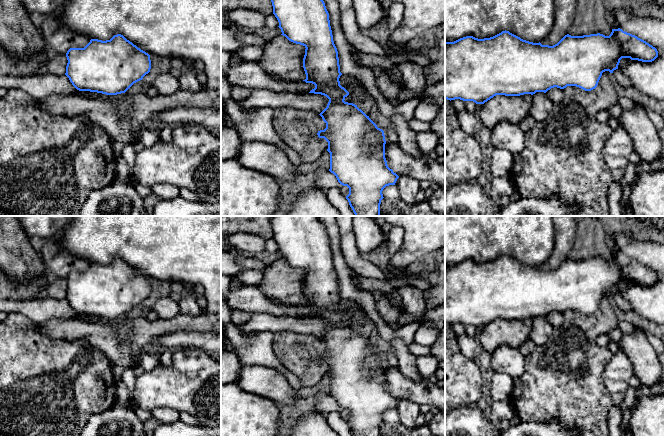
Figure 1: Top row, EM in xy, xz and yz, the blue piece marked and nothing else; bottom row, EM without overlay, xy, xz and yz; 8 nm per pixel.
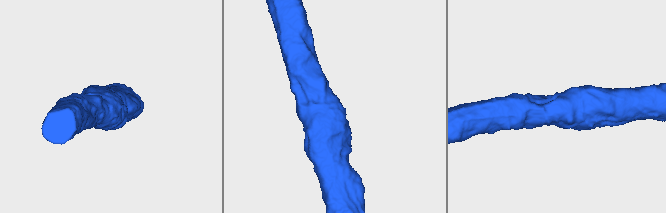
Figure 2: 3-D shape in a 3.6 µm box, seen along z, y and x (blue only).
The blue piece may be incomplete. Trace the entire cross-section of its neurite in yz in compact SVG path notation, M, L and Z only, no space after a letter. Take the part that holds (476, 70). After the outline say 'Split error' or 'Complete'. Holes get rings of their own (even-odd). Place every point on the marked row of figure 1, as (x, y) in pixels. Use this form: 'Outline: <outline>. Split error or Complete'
Outline: M620 28L612 29L609 36L567 34L553 46L523 40L506 30L484 39L466 36L445 42L445 99L484 104L496 95L533 95L554 87L576 86L591 91L597 87L603 72L613 73L618 69L622 58L652 62L657 57L655 47Z. Complete

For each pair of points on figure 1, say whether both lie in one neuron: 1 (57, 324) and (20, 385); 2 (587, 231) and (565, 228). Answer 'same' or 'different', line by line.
1: different
2: different

